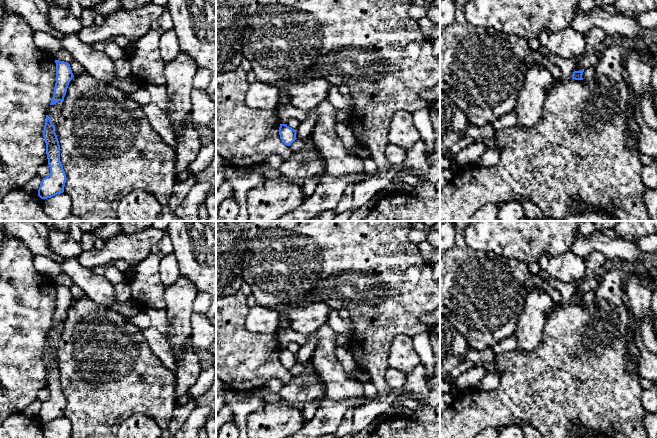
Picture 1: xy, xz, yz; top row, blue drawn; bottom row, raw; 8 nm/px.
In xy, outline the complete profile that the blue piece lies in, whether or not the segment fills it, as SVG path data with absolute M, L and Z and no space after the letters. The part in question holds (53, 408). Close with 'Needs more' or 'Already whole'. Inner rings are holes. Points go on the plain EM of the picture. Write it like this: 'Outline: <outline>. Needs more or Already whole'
Outline: M46 339L43 361L46 367L46 378L50 397L42 403L38 413L38 420L41 423L47 423L63 417L67 403L60 386L60 369L55 357L55 350L52 348L48 339Z. Already whole

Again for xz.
Outline: M280 348L279 359L282 366L290 370L296 362L296 354L290 352L287 348Z. Already whole

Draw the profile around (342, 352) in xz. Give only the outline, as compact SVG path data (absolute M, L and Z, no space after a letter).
M348 344L336 346L335 355L341 363L346 374L350 378L355 379L356 372L359 369L359 367L351 354Z

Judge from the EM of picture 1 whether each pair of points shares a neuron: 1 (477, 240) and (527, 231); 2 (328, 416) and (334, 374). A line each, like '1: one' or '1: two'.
1: one
2: two

